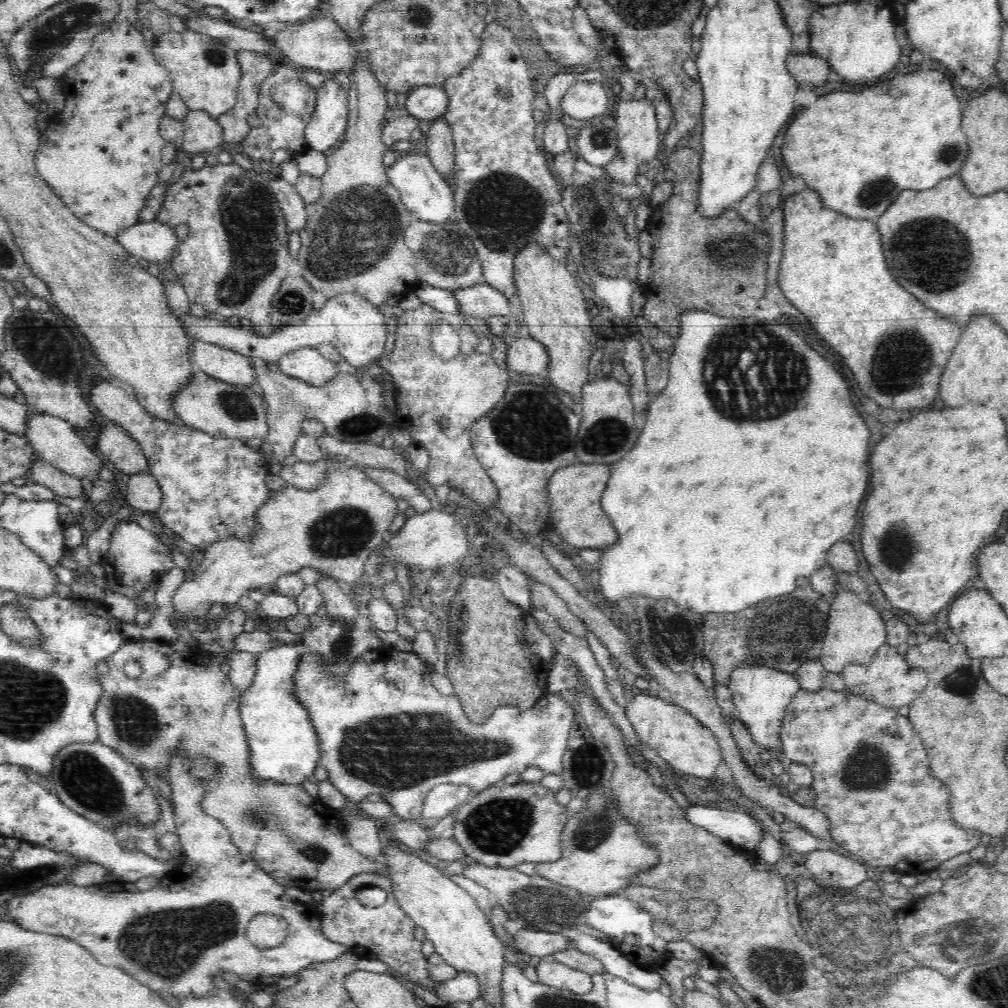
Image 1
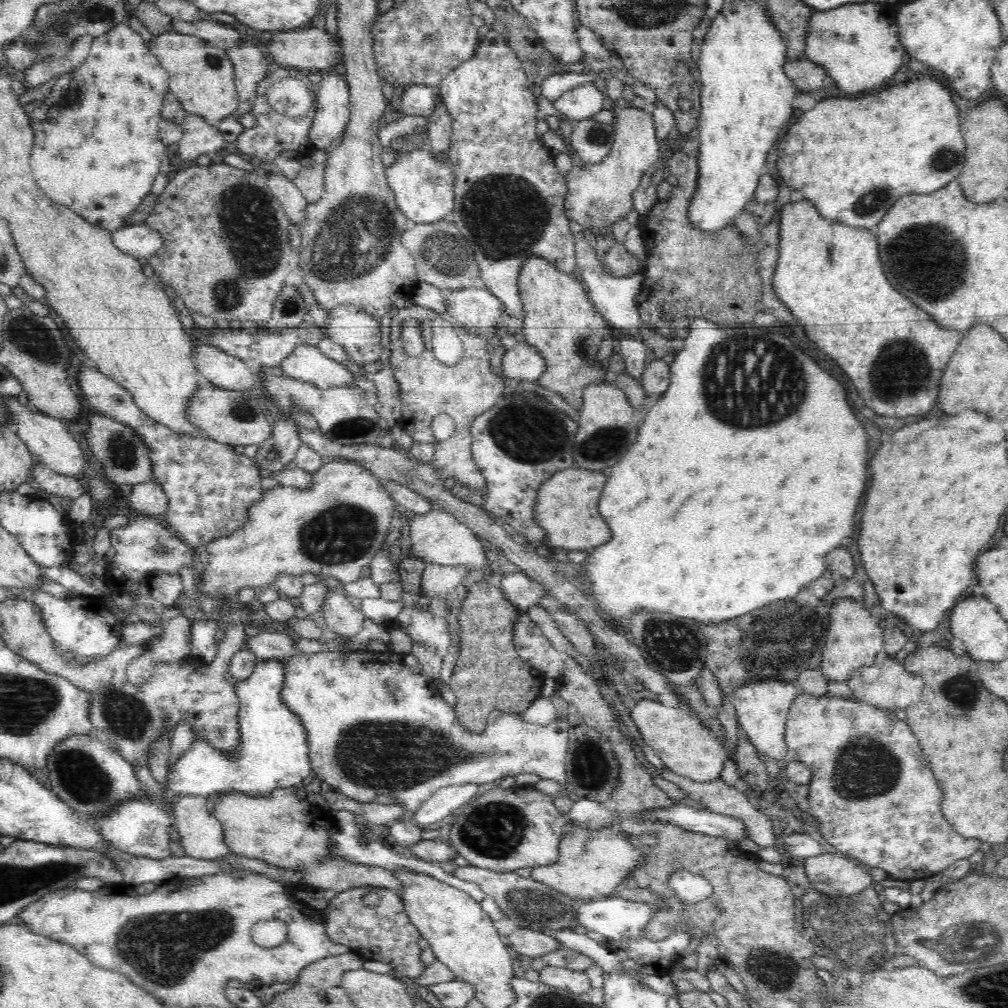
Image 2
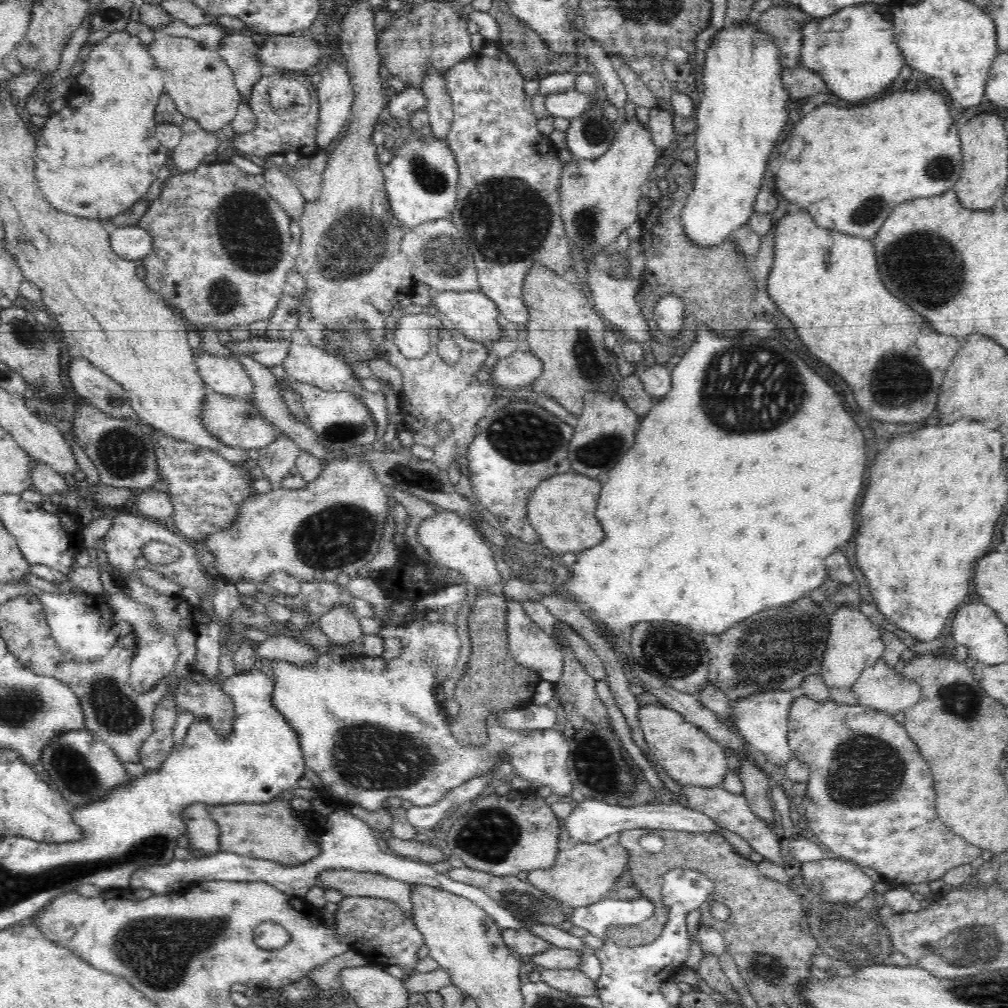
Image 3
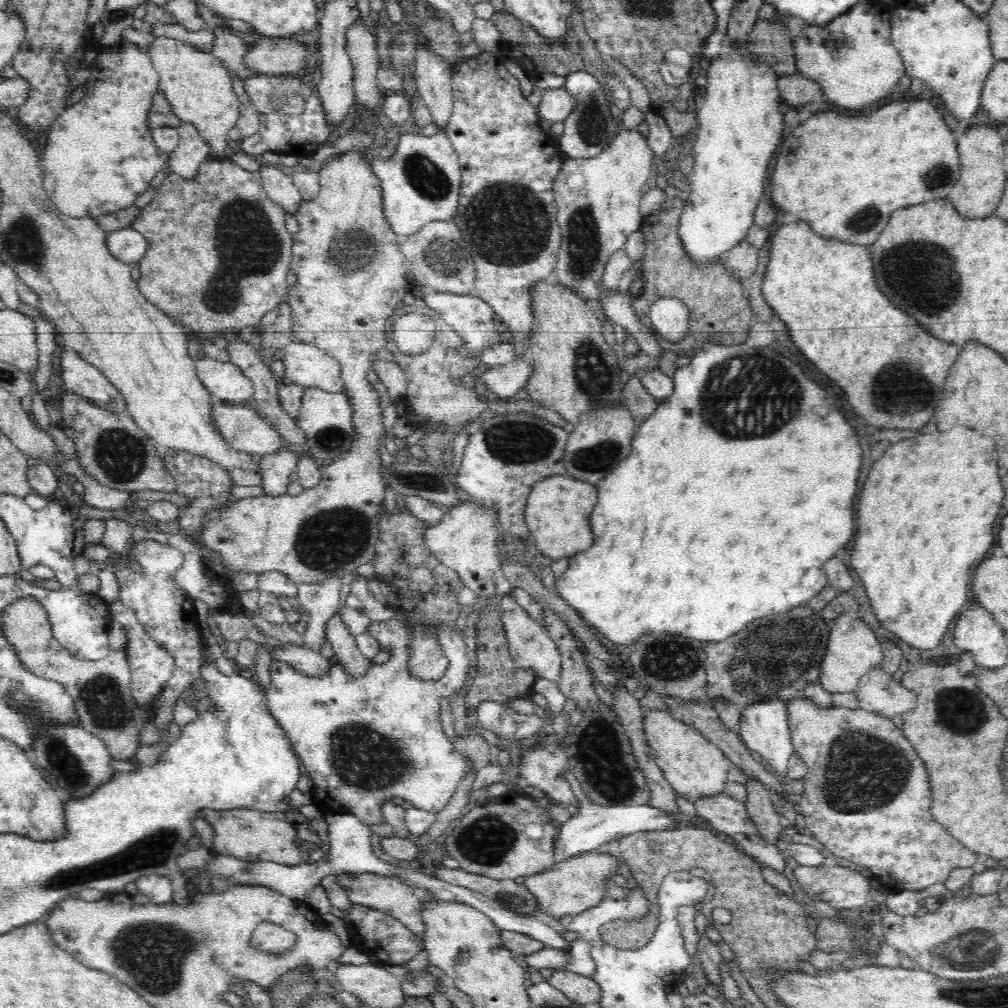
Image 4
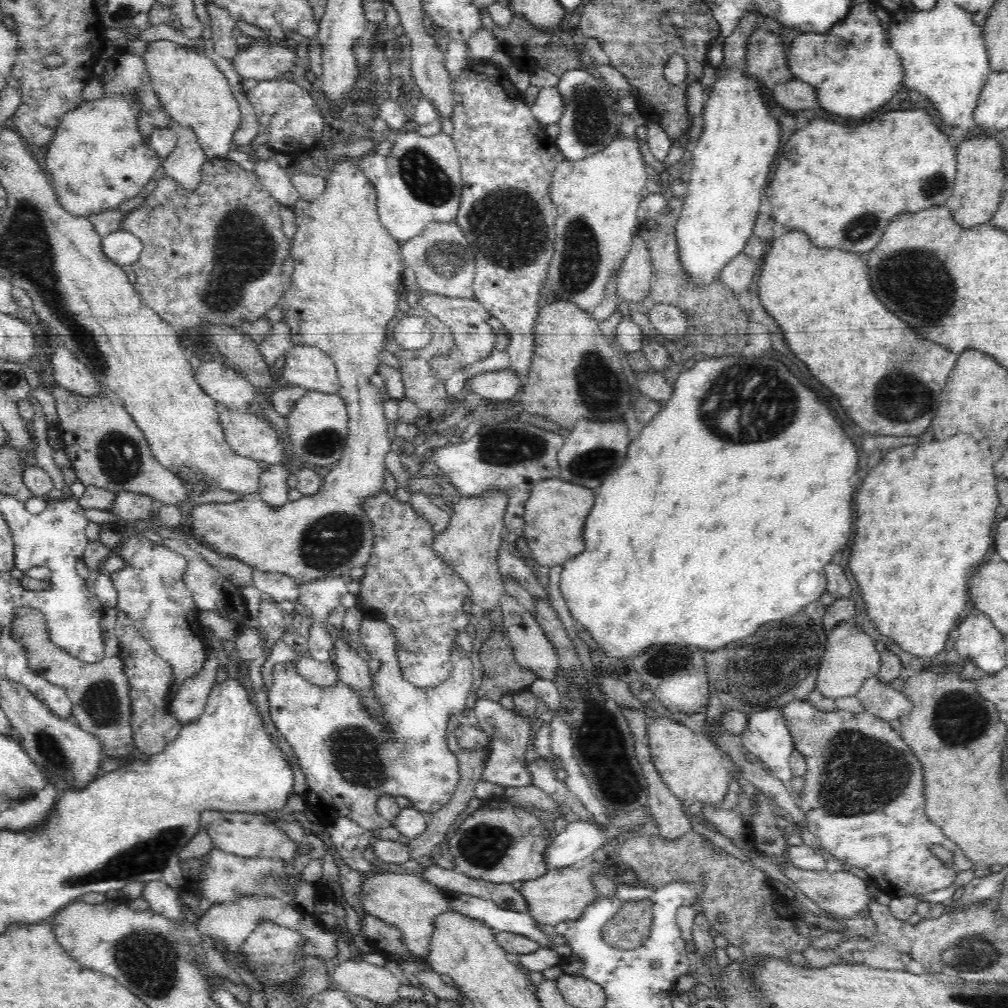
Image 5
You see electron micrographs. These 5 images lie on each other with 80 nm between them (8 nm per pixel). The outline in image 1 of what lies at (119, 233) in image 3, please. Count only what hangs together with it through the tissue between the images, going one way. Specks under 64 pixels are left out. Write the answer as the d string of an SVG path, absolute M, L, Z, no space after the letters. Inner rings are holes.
M155 219L140 221L116 237L118 244L144 264L150 261L165 262L174 254L174 248L180 242L174 229Z

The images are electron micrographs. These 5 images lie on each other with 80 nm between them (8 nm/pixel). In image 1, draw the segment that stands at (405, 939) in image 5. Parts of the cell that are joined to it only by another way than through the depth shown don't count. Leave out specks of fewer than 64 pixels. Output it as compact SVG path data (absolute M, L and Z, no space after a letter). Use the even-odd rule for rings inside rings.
M230 611L218 624L217 642L222 651L216 654L214 662L209 667L206 664L192 662L192 657L194 659L199 651L196 647L187 649L187 655L181 656L183 652L167 654L168 648L160 646L160 640L124 641L122 646L105 660L108 672L96 675L98 684L102 687L99 703L93 712L97 724L97 740L118 751L118 754L143 772L164 774L164 777L168 774L171 756L177 755L178 747L184 747L185 764L196 757L210 759L218 767L218 774L214 776L214 780L206 782L202 809L228 829L234 846L244 854L250 855L261 870L270 874L286 888L298 887L310 892L332 892L363 873L383 872L388 877L388 870L380 860L370 860L350 845L340 811L322 804L318 798L312 798L301 784L276 784L273 780L253 778L249 766L249 744L239 709L241 692L232 686L228 675L221 670L222 664L228 662L226 654L236 651L236 636L245 632L244 620L242 612ZM130 661L136 661L142 666L143 673L140 676L126 676L123 669Z

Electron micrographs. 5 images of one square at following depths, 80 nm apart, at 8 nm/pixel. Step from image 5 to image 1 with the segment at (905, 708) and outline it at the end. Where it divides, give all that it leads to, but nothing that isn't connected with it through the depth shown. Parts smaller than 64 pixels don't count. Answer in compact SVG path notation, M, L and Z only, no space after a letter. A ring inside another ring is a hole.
M885 642L875 652L870 664L850 664L842 672L842 676L848 692L891 709L911 705L929 683L927 672L923 668L910 666L906 659L896 651L896 647Z

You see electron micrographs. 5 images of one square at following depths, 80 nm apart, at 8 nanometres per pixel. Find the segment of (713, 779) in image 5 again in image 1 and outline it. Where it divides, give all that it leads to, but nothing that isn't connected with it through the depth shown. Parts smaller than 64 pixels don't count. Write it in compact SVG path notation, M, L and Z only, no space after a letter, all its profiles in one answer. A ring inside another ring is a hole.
M638 692L627 703L625 708L627 719L632 723L639 740L648 744L675 770L696 775L698 778L710 778L716 774L722 755L720 745L710 732L696 717L685 708L673 703L666 703L658 696Z

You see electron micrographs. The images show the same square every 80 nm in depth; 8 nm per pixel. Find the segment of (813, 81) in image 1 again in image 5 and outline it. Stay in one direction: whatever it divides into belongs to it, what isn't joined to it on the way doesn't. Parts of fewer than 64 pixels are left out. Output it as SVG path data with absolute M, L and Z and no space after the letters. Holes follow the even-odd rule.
M794 78L788 80L788 82L777 84L772 90L772 96L777 106L791 109L794 112L818 105L814 86Z

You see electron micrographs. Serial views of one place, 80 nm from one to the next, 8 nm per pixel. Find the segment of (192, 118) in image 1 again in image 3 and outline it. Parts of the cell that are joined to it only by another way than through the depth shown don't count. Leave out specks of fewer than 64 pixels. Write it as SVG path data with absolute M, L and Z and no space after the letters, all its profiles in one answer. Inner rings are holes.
M190 118L179 126L181 139L172 149L171 157L178 172L194 172L206 154L214 152L220 141L214 132L206 132L196 120Z

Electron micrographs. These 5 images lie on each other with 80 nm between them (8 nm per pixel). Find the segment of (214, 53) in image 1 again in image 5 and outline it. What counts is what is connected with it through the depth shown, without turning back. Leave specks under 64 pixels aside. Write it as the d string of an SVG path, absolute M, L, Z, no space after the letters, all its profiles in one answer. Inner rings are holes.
M170 40L148 44L143 58L151 78L149 87L154 91L167 115L175 120L176 126L189 126L195 132L208 159L226 157L226 154L230 152L234 132L241 121L241 110L238 101L234 98L228 79L218 70L213 60L200 56L194 48L188 49Z

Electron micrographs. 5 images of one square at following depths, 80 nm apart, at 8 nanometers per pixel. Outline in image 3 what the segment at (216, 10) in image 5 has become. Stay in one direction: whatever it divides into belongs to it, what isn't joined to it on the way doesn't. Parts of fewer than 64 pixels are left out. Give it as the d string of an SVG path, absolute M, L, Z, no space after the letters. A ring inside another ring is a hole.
M228 30L228 36L222 38L222 44L216 51L234 72L236 88L246 103L252 85L267 72L264 64L258 62L257 45L252 38Z

